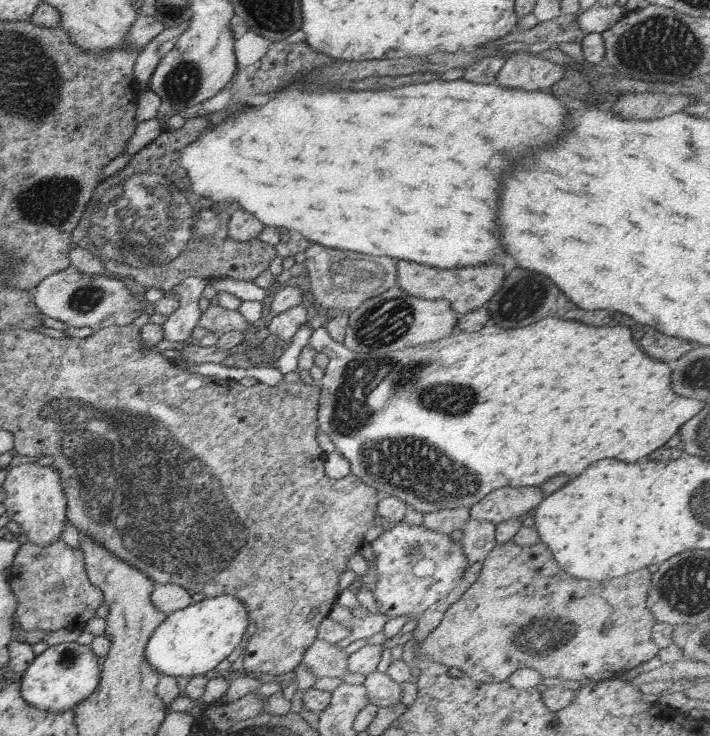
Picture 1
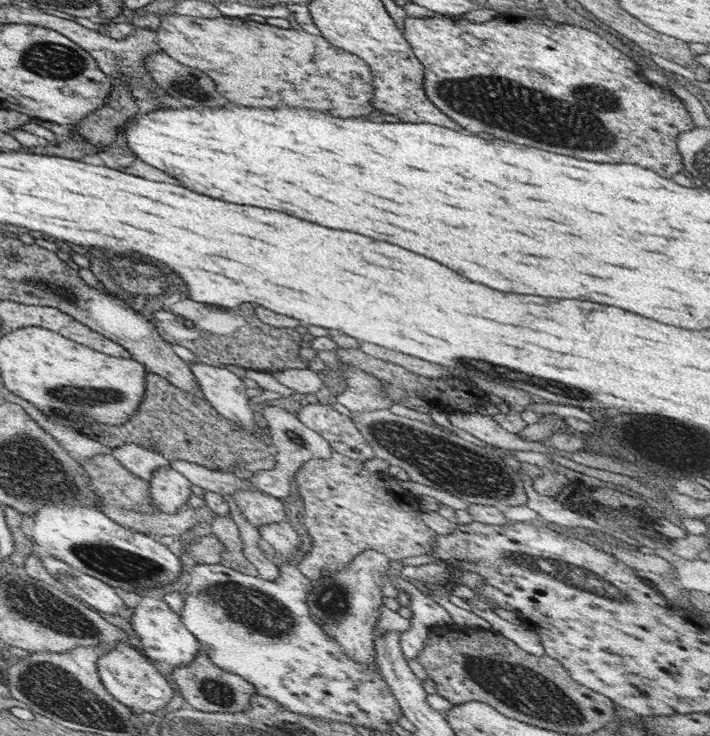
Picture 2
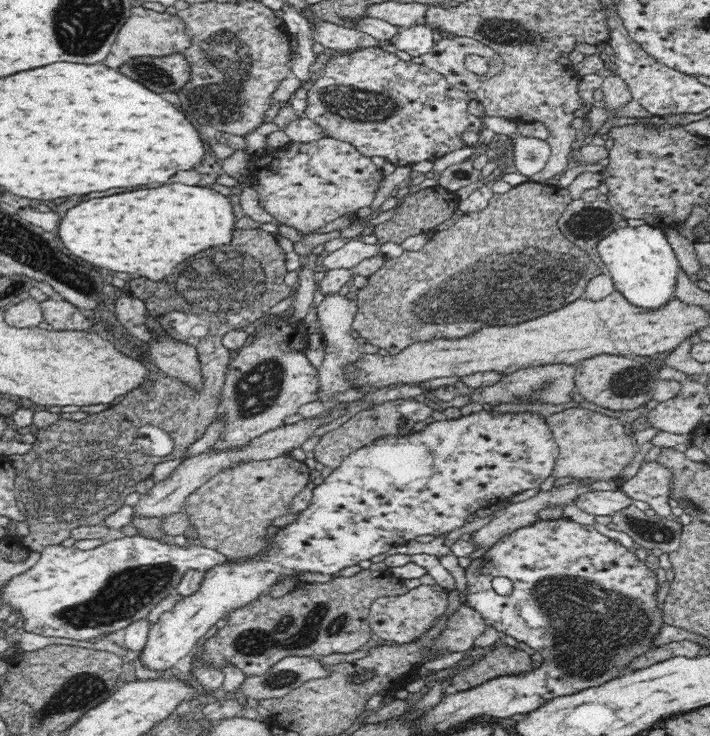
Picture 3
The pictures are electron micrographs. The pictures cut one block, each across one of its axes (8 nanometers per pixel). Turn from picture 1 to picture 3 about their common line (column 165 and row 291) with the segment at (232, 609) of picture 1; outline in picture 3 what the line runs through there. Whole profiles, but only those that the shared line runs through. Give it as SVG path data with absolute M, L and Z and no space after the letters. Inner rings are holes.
M647 223L634 228L624 224L600 240L597 251L608 267L615 289L631 304L658 310L675 297L679 262L662 228Z

